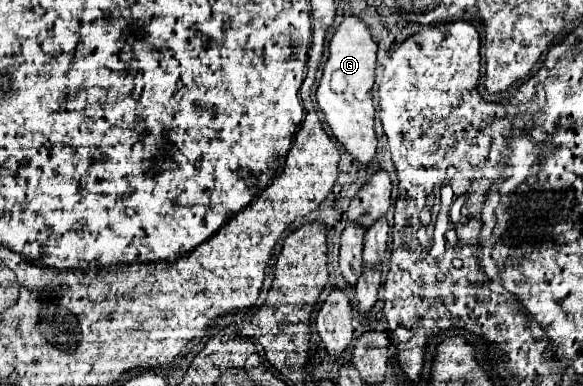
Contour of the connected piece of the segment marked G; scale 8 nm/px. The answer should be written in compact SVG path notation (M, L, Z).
M345 16L329 42L329 58L323 66L321 84L317 88L317 104L325 114L323 118L331 126L333 136L337 136L339 142L347 148L347 152L351 152L361 164L371 164L377 148L377 136L373 130L375 60L377 42L373 40L367 24L357 16Z

